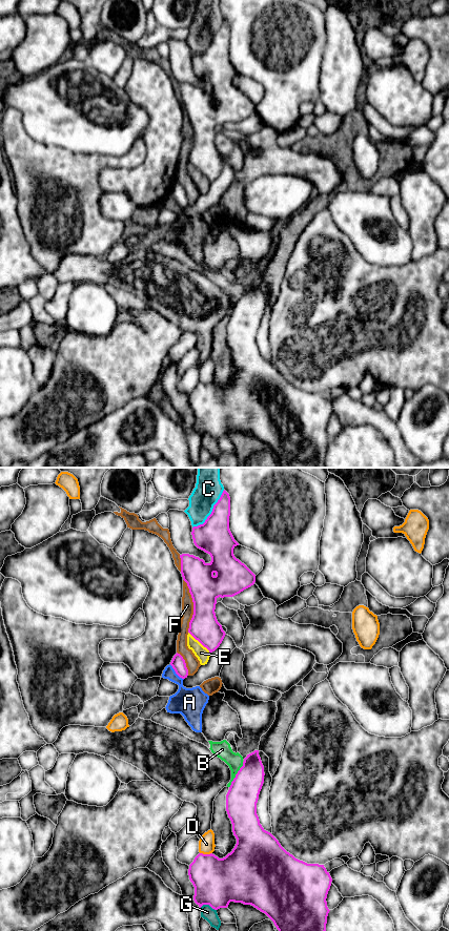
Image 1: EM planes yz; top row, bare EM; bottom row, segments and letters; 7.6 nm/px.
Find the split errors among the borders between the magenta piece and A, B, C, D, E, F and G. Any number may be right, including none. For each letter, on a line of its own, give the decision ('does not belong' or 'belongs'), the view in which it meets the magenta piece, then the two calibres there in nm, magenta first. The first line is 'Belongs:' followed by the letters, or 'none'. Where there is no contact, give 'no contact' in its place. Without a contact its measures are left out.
Belongs: none
A: does not belong; contact in yz; calibres 110 and 220 nm
B: does not belong; contact in yz; calibres 240 and 130 nm
C: does not belong; contact in yz; calibres 260 and 220 nm
D: does not belong; contact in yz; calibres 360 and 130 nm
E: does not belong; contact in yz; calibres 220 and 100 nm
F: does not belong; contact in yz; calibres 240 and 100 nm
G: does not belong; contact in yz; calibres 360 and 100 nm

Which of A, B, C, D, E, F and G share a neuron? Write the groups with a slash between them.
A / B E / C / D / F G

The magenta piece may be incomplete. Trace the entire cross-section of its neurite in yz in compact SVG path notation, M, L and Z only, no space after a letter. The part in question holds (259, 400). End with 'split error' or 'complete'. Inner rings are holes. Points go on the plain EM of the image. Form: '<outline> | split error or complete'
M254 280L253 282L247 284L247 286L244 288L243 295L236 304L236 307L231 311L229 319L226 324L226 340L232 353L232 361L237 368L237 373L232 378L232 380L223 388L219 388L212 382L210 384L199 382L195 387L193 391L189 394L189 398L188 398L189 409L195 416L193 430L200 437L203 434L209 434L215 439L218 439L220 437L227 437L230 431L242 432L244 434L251 434L258 439L260 439L261 441L265 442L273 451L274 455L279 459L279 464L281 468L326 468L325 460L326 460L327 446L330 440L327 436L326 428L331 415L332 408L329 401L324 396L324 394L307 393L303 390L295 388L292 384L287 381L281 375L279 370L270 361L266 360L260 353L260 349L257 344L257 332L259 329L260 320L264 312L264 305L265 305L264 295L259 285L259 280Z | complete

